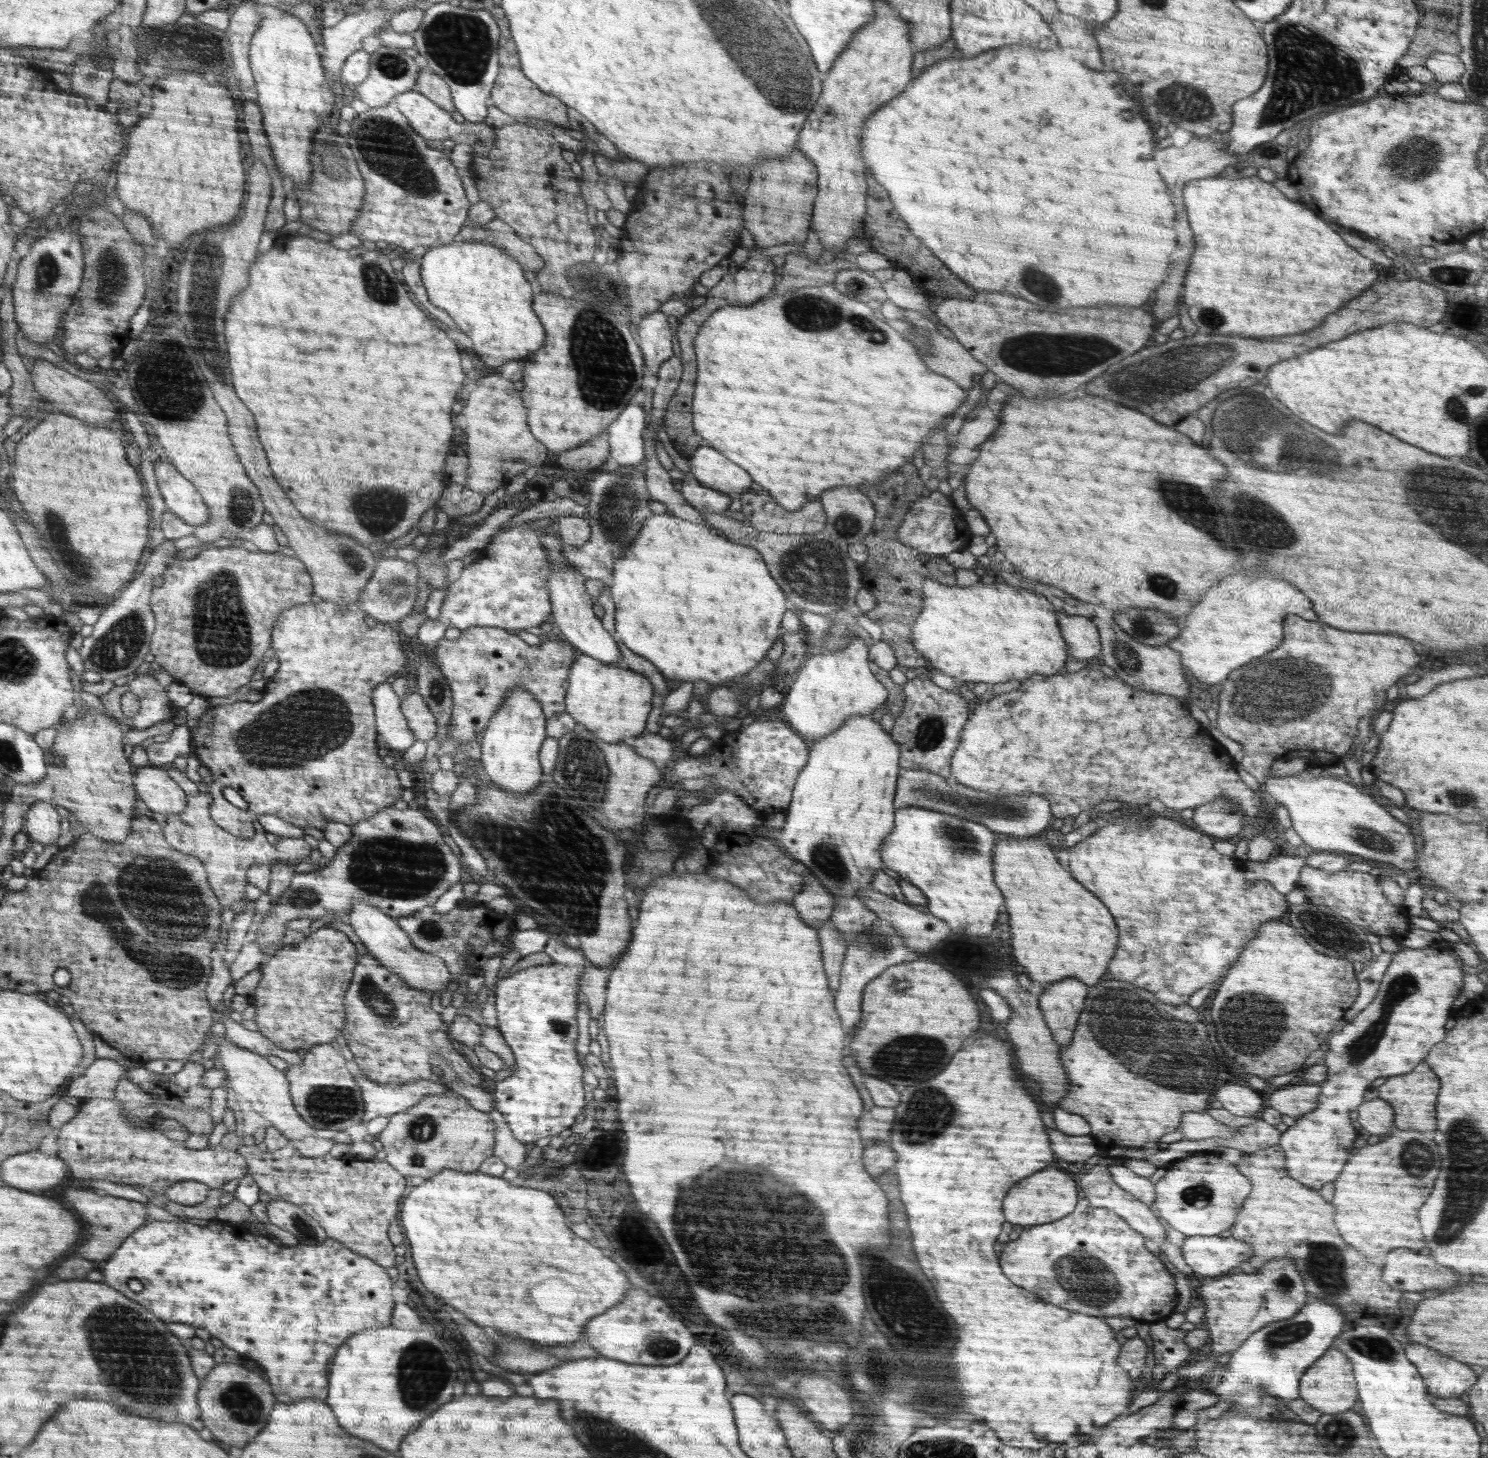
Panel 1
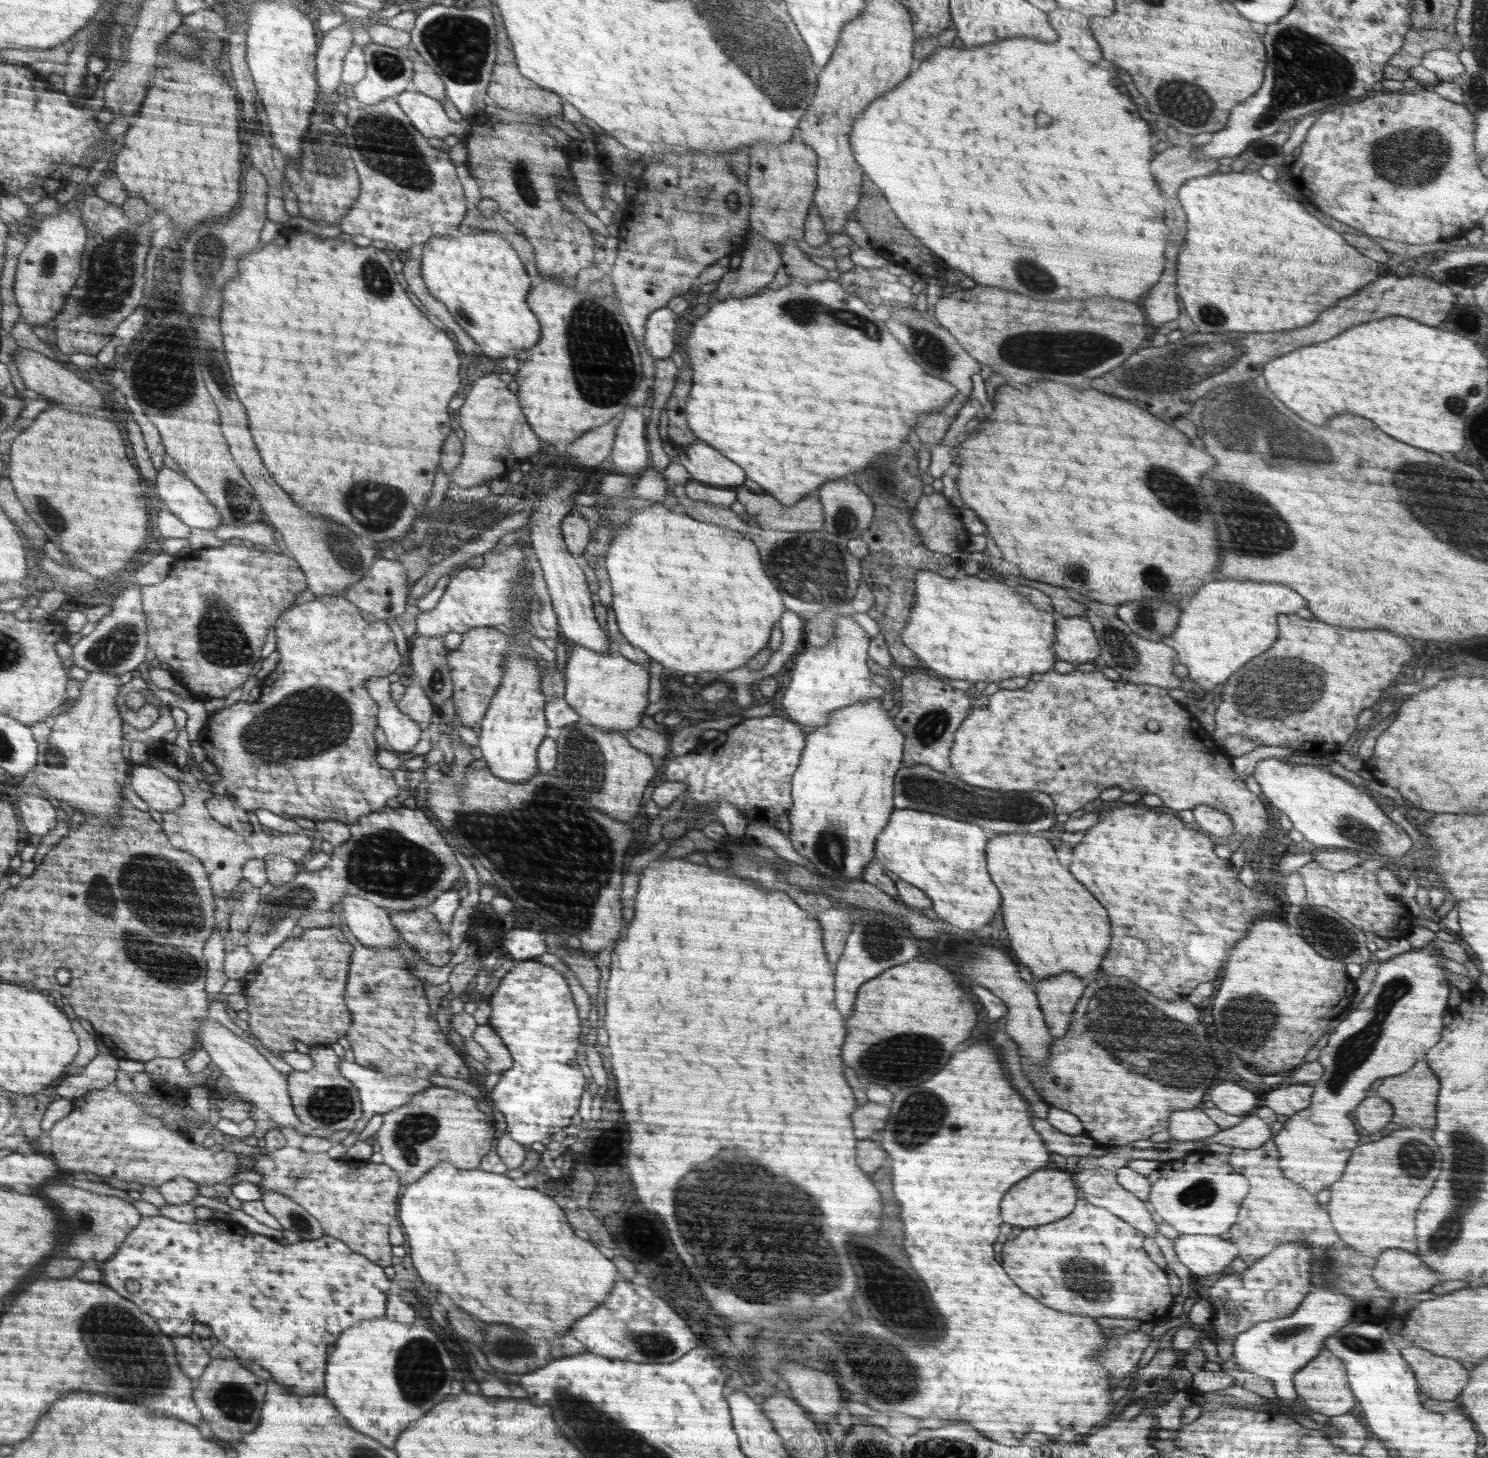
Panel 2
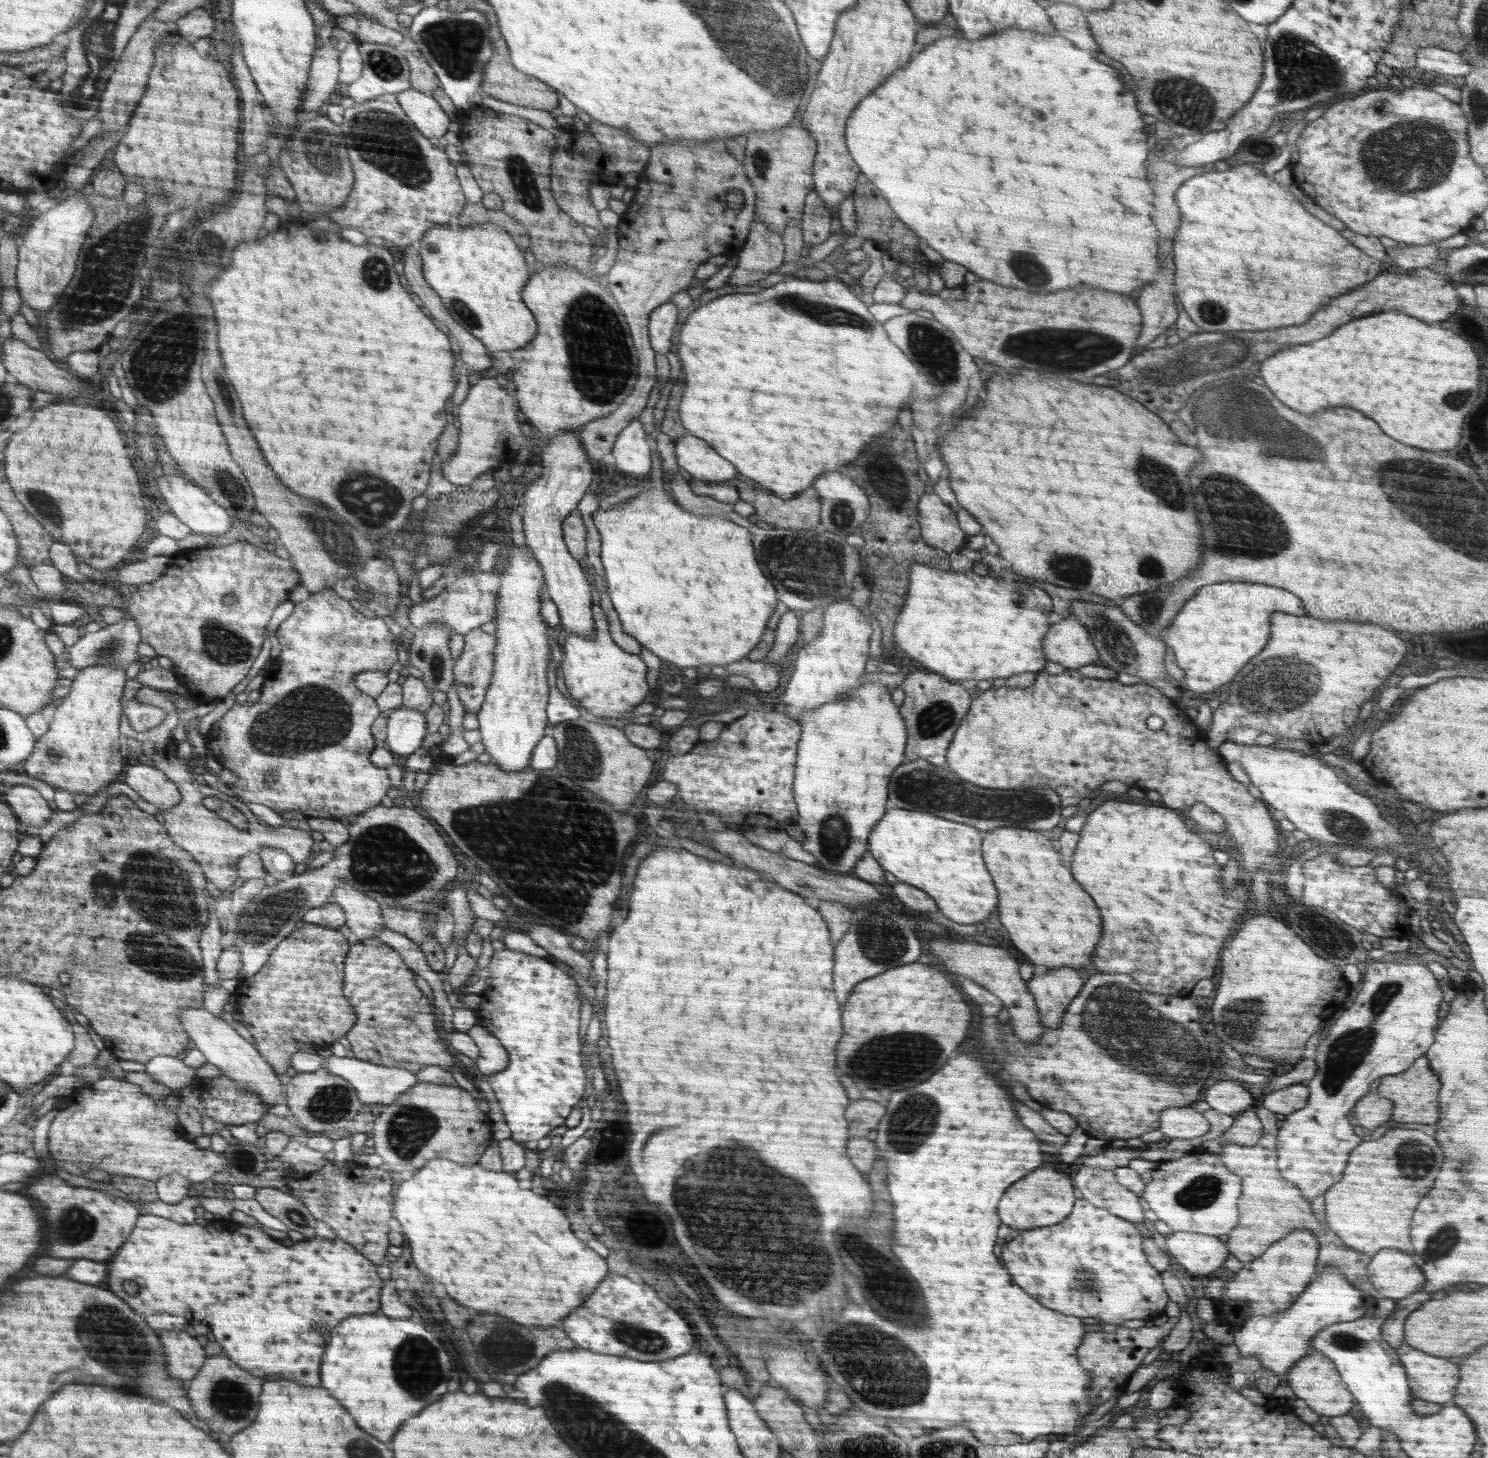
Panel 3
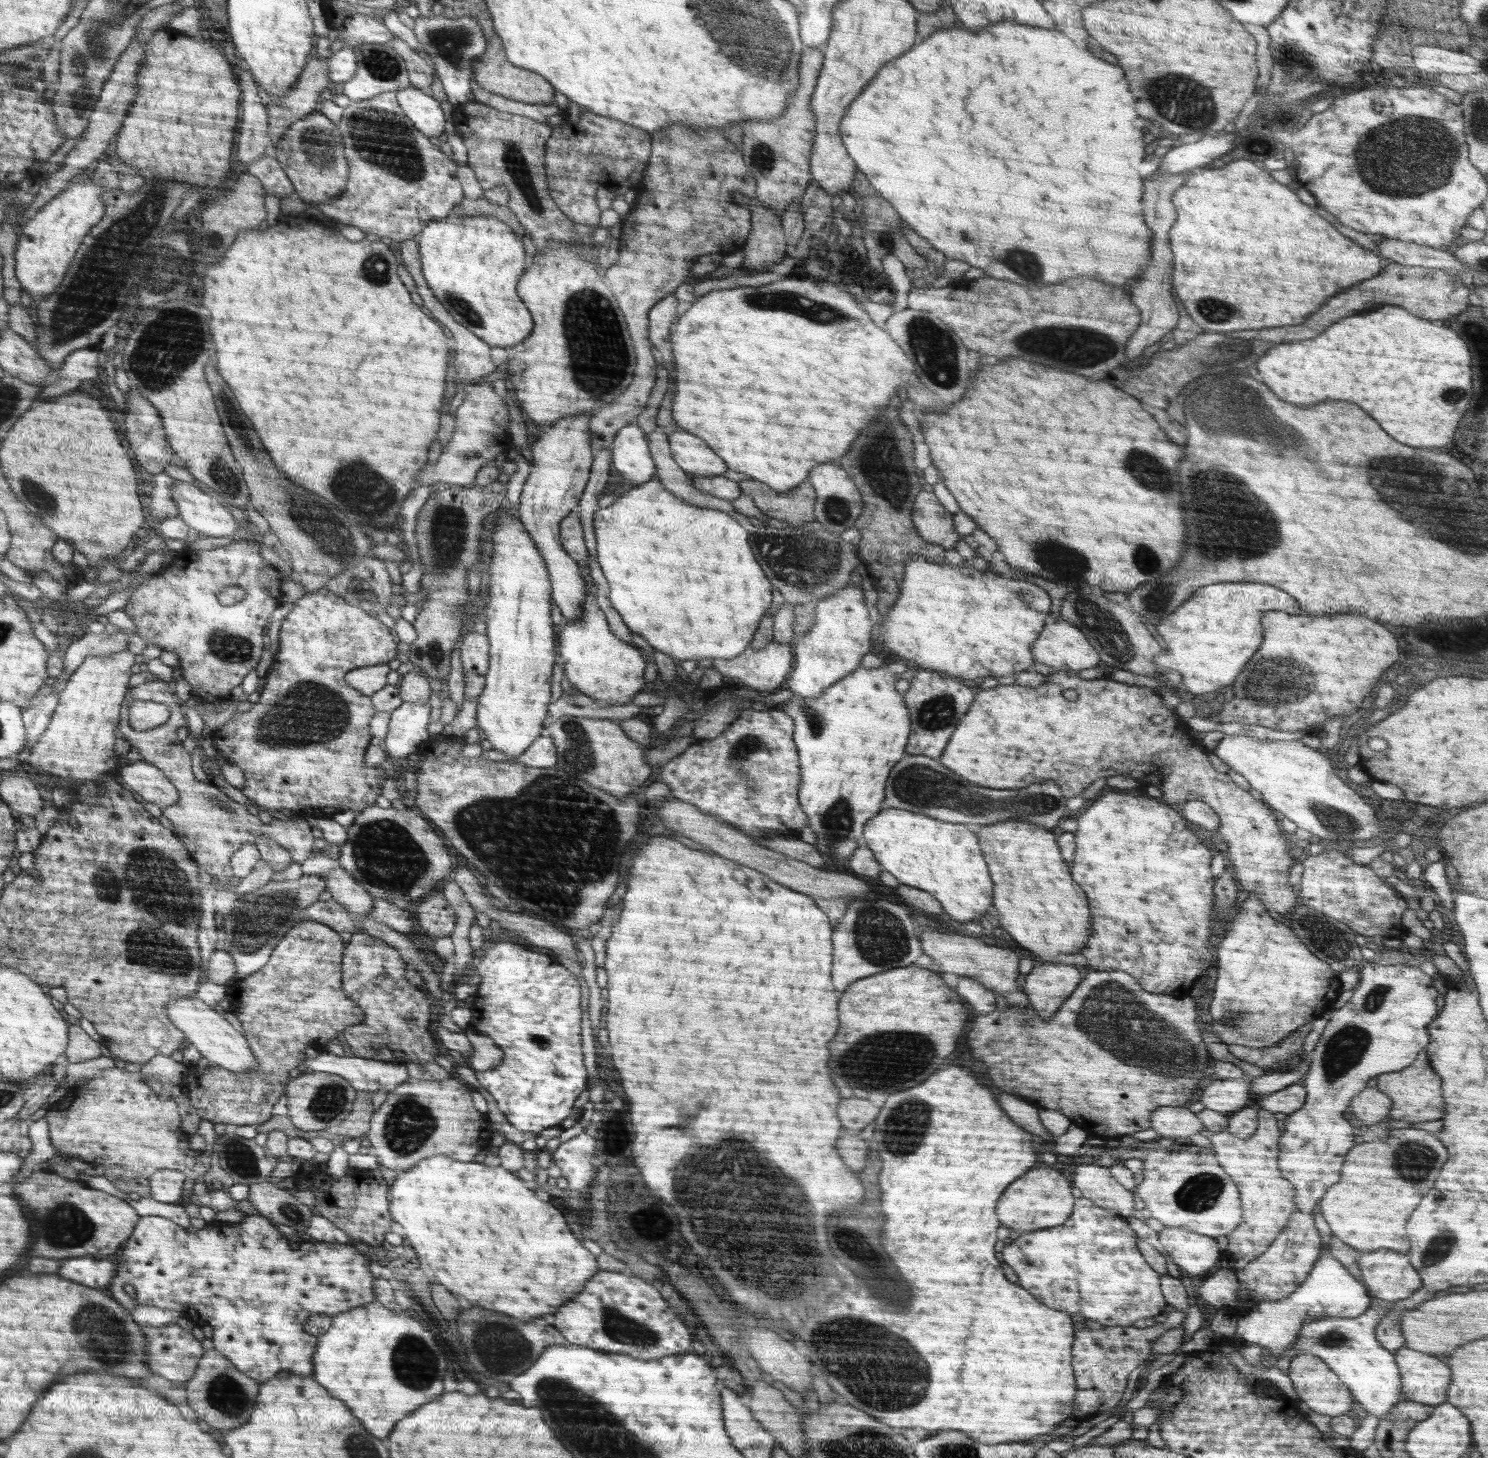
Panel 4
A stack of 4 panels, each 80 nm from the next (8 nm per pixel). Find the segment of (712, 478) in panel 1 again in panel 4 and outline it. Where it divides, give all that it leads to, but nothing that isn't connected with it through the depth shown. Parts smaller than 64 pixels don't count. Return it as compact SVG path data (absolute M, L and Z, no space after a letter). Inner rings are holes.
M684 430L668 434L672 458L679 467L693 476L720 476L728 470L724 460L716 456L702 438Z

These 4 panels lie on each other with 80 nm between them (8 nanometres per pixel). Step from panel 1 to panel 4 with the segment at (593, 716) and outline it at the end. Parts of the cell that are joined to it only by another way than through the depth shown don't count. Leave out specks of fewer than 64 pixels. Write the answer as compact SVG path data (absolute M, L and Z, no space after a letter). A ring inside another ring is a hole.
M595 598L584 601L580 612L582 617L572 623L563 622L558 634L559 653L568 683L582 694L603 702L606 707L627 705L646 686L646 666L640 652L610 631L608 616L597 606Z

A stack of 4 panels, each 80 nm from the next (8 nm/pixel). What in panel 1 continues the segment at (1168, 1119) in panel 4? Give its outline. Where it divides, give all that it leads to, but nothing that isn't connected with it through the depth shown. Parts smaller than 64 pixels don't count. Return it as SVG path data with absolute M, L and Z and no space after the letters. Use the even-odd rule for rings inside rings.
M1188 1112L1181 1115L1182 1126L1176 1131L1183 1134L1184 1140L1205 1140L1205 1138L1230 1138L1238 1127L1230 1127L1214 1120L1207 1112Z

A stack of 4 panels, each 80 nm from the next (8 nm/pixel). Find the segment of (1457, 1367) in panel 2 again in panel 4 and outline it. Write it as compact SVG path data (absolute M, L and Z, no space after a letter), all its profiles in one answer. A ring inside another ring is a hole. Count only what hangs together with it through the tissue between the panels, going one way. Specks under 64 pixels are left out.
M1405 1346L1394 1351L1394 1362L1401 1374L1401 1391L1404 1401L1419 1402L1423 1405L1436 1406L1447 1402L1447 1390L1451 1383L1452 1372L1446 1362L1434 1355L1423 1354Z

